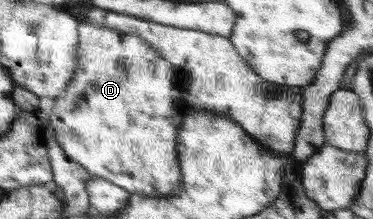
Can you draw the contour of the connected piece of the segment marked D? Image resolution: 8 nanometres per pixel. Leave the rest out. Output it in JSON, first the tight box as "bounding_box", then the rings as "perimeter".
{"bounding_box":[46,22,192,197],"perimeter":[[[83,22],[80,26],[80,57],[78,60],[78,74],[74,74],[74,81],[70,83],[63,97],[56,98],[53,108],[50,111],[46,129],[50,127],[56,132],[56,140],[60,142],[66,154],[76,162],[80,162],[91,176],[102,177],[115,183],[116,185],[126,189],[136,195],[142,197],[166,197],[166,195],[174,195],[182,183],[181,167],[178,164],[178,152],[176,152],[176,137],[178,137],[178,129],[182,125],[182,120],[187,113],[190,113],[192,107],[182,97],[182,93],[176,89],[174,81],[173,65],[166,61],[159,50],[155,50],[147,41],[133,34],[126,34],[115,31],[114,29],[102,28],[90,22]]]}

